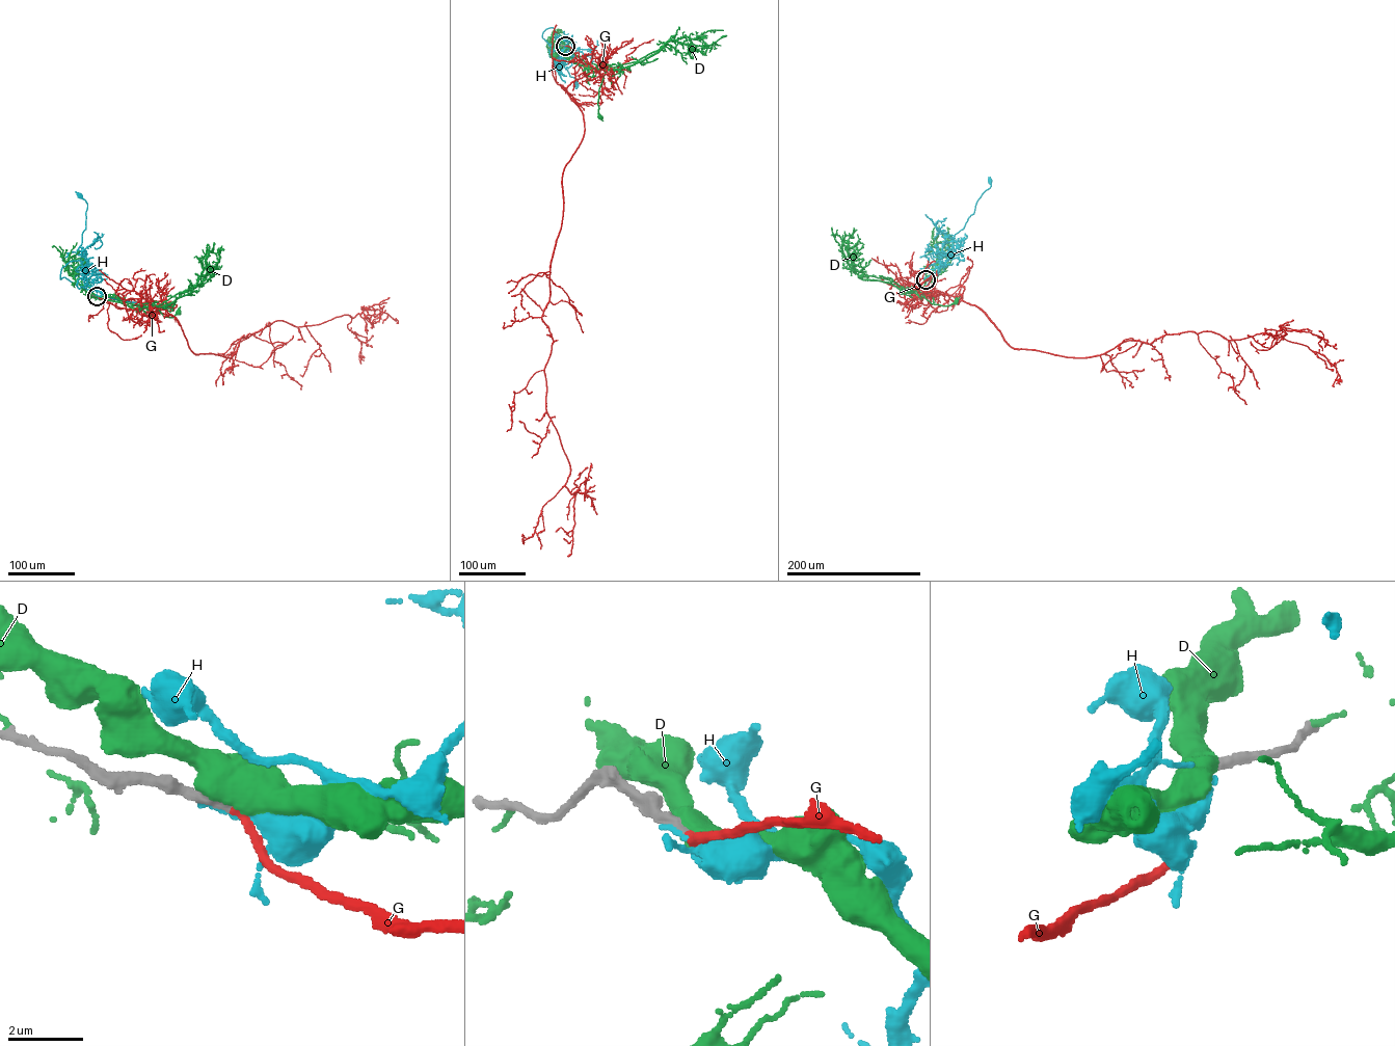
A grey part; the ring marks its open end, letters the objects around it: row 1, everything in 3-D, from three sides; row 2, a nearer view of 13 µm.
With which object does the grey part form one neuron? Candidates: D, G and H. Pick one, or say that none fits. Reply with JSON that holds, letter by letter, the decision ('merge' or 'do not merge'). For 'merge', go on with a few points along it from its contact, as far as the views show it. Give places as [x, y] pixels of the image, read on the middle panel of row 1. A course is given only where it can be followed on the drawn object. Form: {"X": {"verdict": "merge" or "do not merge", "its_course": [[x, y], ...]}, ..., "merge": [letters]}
{"D": {"verdict": "do not merge"}, "G": {"verdict": "merge", "its_course": [[565, 46], [600, 68], [566, 88], [585, 132], [542, 318], [546, 411], [570, 472], [521, 536]]}, "H": {"verdict": "do not merge"}, "merge": ["G"]}

